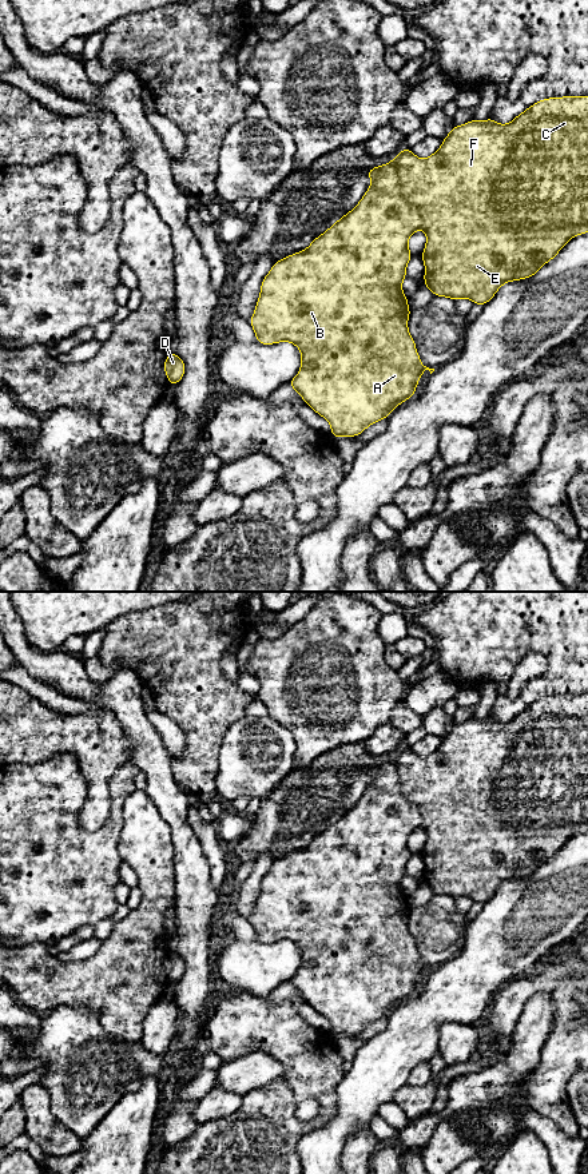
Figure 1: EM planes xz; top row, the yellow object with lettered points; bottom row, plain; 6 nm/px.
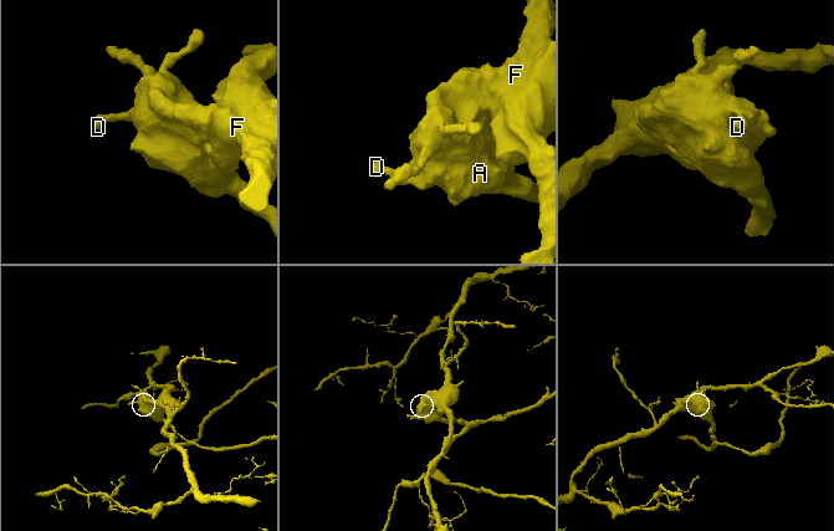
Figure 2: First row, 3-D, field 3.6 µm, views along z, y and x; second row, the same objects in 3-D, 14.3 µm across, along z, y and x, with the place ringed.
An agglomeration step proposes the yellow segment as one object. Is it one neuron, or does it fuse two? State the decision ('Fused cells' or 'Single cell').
Single cell

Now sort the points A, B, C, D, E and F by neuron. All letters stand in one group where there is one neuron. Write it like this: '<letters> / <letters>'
A B C D E F

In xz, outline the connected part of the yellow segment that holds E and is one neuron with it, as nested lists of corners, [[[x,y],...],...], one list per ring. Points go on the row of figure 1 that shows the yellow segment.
[[[563,96],[543,99],[508,124],[497,124],[490,116],[485,122],[469,120],[462,126],[453,126],[441,147],[426,159],[417,158],[405,147],[393,162],[377,166],[366,175],[372,184],[359,203],[329,227],[322,235],[313,239],[311,244],[293,255],[274,262],[271,270],[261,284],[261,294],[250,319],[257,342],[274,345],[291,342],[301,350],[301,370],[289,381],[290,385],[317,414],[329,421],[330,435],[337,438],[358,437],[370,425],[385,419],[404,401],[414,395],[417,383],[425,370],[430,374],[434,369],[424,366],[416,349],[413,337],[408,330],[410,309],[408,297],[402,292],[402,280],[406,278],[406,266],[413,254],[408,248],[408,239],[418,230],[426,232],[426,246],[421,254],[425,264],[424,283],[436,297],[453,301],[470,299],[474,305],[486,305],[498,288],[506,283],[533,276],[547,262],[576,235],[588,232],[588,96]]]

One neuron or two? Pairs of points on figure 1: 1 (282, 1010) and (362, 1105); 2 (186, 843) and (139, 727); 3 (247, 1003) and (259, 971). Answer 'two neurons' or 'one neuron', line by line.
1: two neurons
2: one neuron
3: two neurons

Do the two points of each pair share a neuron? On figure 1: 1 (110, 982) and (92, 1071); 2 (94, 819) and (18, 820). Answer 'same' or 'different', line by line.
1: different
2: different

